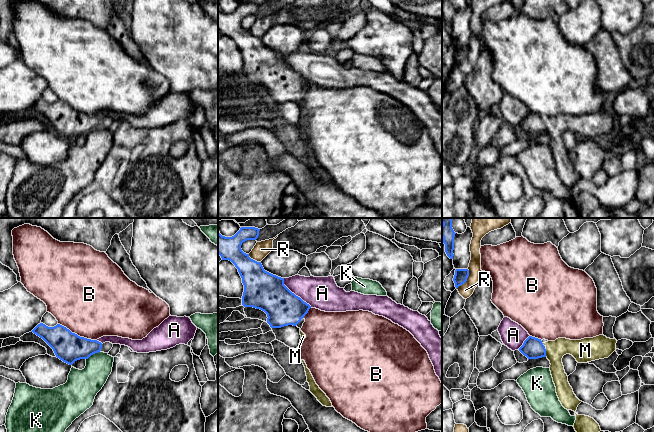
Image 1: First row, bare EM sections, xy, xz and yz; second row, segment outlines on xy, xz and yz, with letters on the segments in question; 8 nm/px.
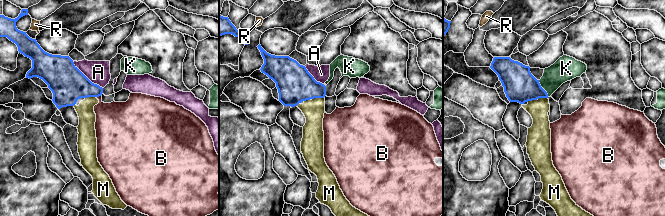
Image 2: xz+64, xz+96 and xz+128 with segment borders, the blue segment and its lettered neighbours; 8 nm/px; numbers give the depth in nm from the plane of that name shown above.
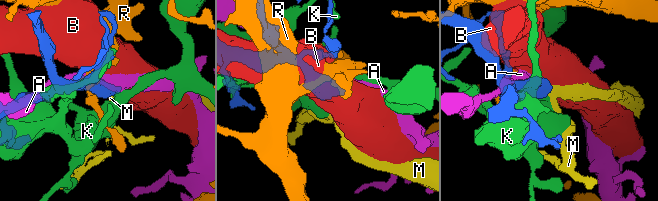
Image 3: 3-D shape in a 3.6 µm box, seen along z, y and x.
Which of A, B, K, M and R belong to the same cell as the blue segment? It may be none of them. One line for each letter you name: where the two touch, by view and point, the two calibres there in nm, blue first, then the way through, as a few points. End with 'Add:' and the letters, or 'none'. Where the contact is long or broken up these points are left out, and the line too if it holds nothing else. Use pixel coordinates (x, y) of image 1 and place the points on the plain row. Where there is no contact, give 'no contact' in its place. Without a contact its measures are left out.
M: yz (545, 129) | 170/160 nm | across yz (533, 124), (545, 129), (555, 126)
Add: M

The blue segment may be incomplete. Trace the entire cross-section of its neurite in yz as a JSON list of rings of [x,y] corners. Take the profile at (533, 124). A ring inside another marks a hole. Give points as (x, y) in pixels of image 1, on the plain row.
[[[599,111],[593,114],[584,114],[581,116],[570,116],[566,114],[558,114],[555,117],[548,117],[543,119],[541,115],[529,112],[519,124],[519,127],[529,135],[538,135],[546,133],[550,137],[550,147],[553,158],[556,163],[556,169],[562,182],[567,186],[575,188],[576,196],[574,205],[578,209],[579,218],[589,218],[592,211],[601,207],[599,200],[591,193],[585,191],[578,191],[576,189],[580,177],[573,168],[572,163],[568,158],[568,152],[565,149],[562,134],[566,130],[572,131],[578,139],[587,139],[599,135],[608,134],[616,126],[617,116],[607,114],[604,111]]]

